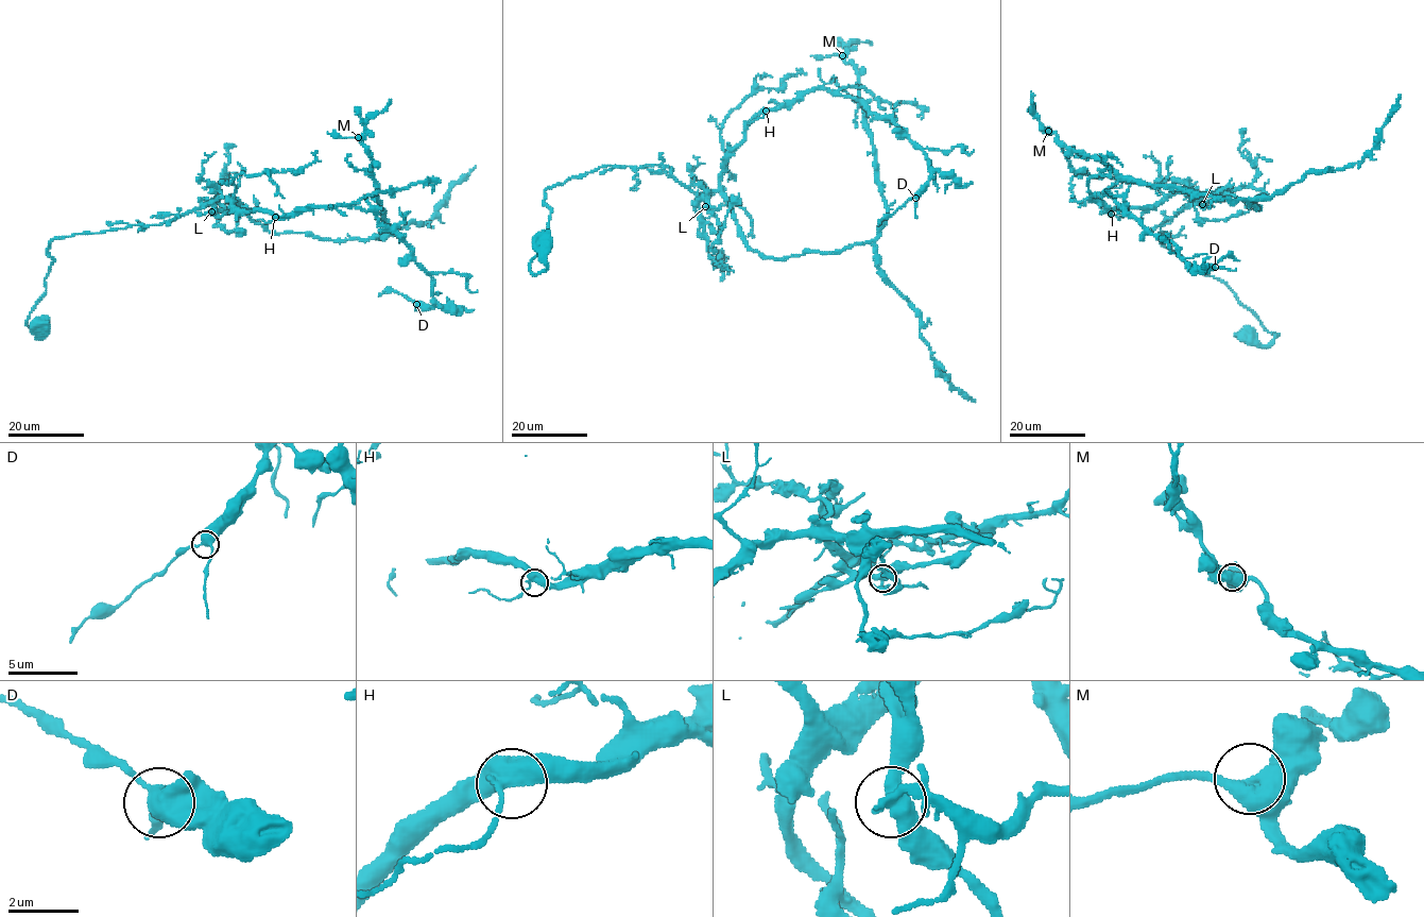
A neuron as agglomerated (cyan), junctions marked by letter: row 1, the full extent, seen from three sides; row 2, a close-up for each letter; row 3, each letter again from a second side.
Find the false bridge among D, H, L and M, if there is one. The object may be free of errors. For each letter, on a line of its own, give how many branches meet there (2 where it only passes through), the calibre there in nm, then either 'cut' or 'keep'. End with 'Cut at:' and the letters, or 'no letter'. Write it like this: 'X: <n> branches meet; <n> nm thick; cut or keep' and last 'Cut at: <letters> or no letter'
D: 3 branches meet; 400 nm thick; keep
H: 3 branches meet; 480 nm thick; keep
L: 3 branches meet; 420 nm thick; cut
M: 3 branches meet; 480 nm thick; keep
Cut at: L

